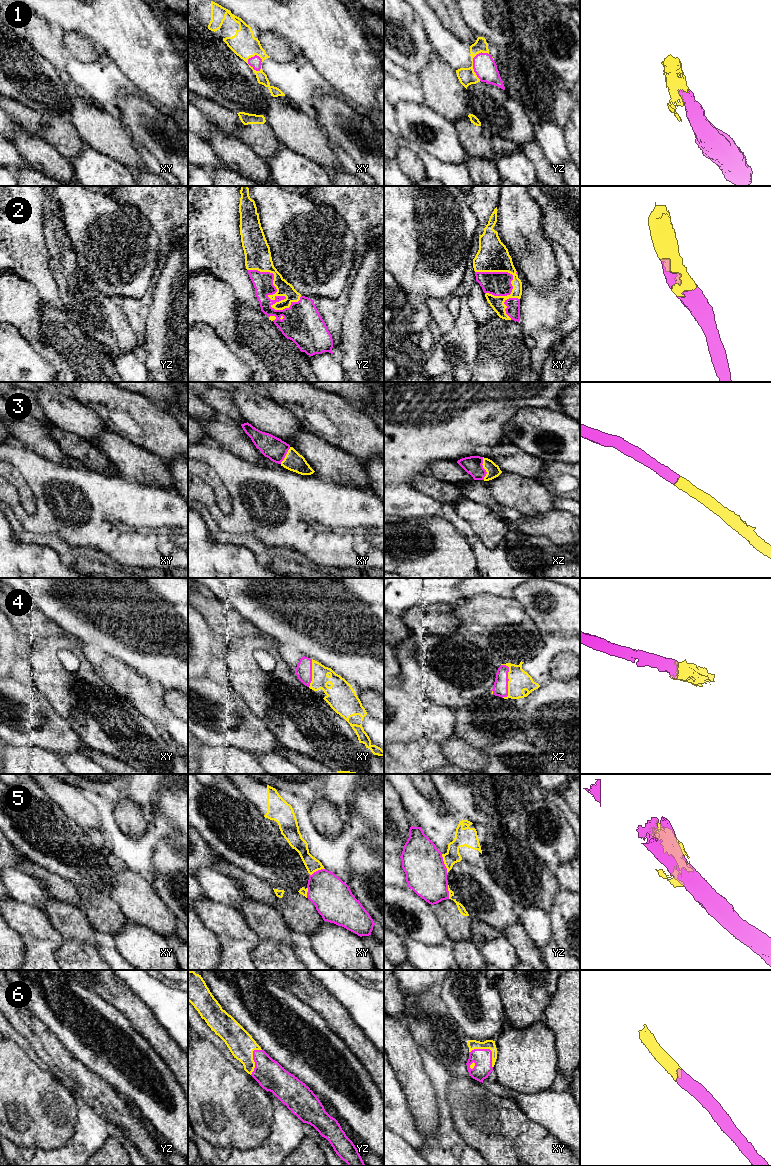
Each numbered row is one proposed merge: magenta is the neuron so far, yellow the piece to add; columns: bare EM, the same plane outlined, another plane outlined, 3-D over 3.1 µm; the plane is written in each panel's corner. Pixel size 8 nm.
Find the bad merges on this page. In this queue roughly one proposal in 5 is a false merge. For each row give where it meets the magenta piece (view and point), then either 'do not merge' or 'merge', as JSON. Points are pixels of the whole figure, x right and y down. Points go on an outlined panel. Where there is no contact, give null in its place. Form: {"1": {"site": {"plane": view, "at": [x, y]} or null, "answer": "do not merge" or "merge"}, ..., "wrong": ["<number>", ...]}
{"1": {"site": {"plane": "xy", "at": [261, 61]}, "answer": "merge"}, "2": {"site": {"plane": "yz", "at": [279, 296]}, "answer": "merge"}, "3": {"site": {"plane": "xz", "at": [483, 468]}, "answer": "merge"}, "4": {"site": {"plane": "xz", "at": [507, 682]}, "answer": "merge"}, "5": {"site": {"plane": "yz", "at": [443, 863]}, "answer": "do not merge"}, "6": {"site": {"plane": "xy", "at": [488, 1049]}, "answer": "merge"}, "wrong": ["5"]}

